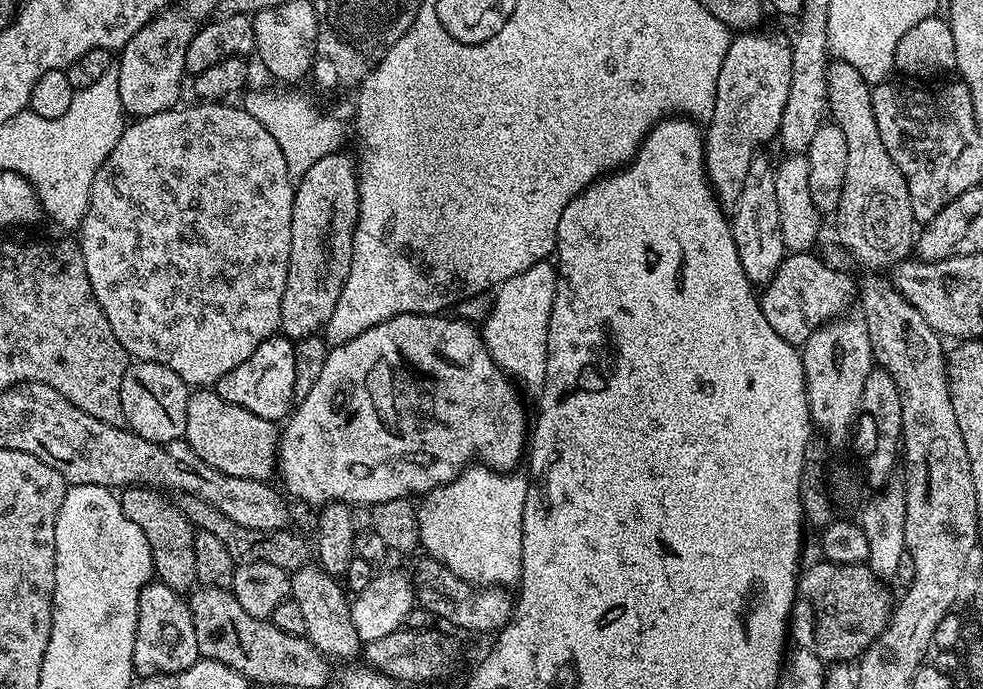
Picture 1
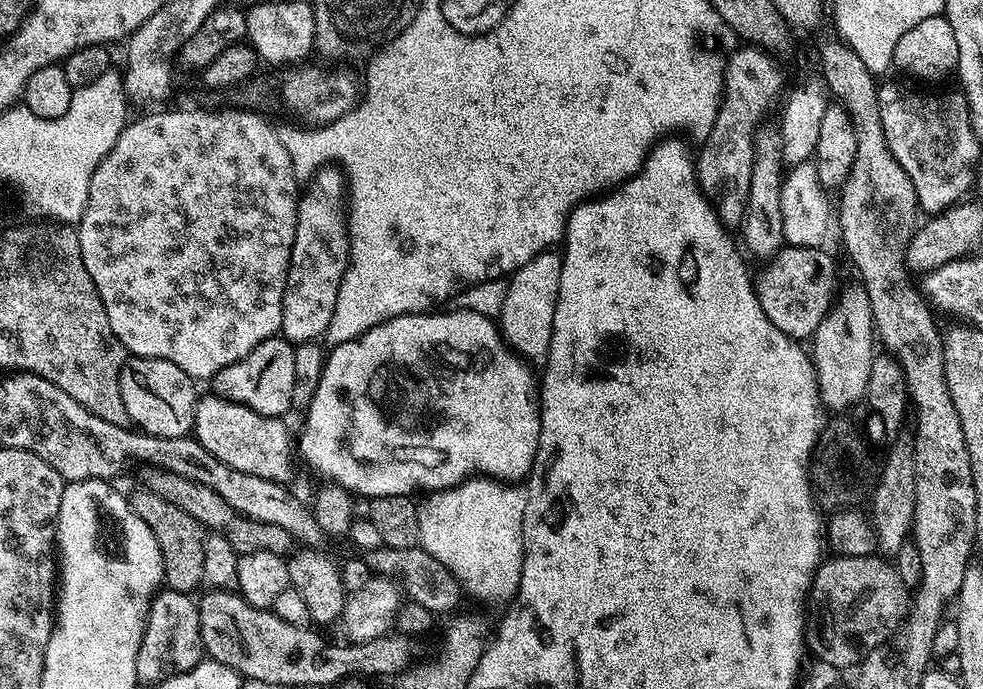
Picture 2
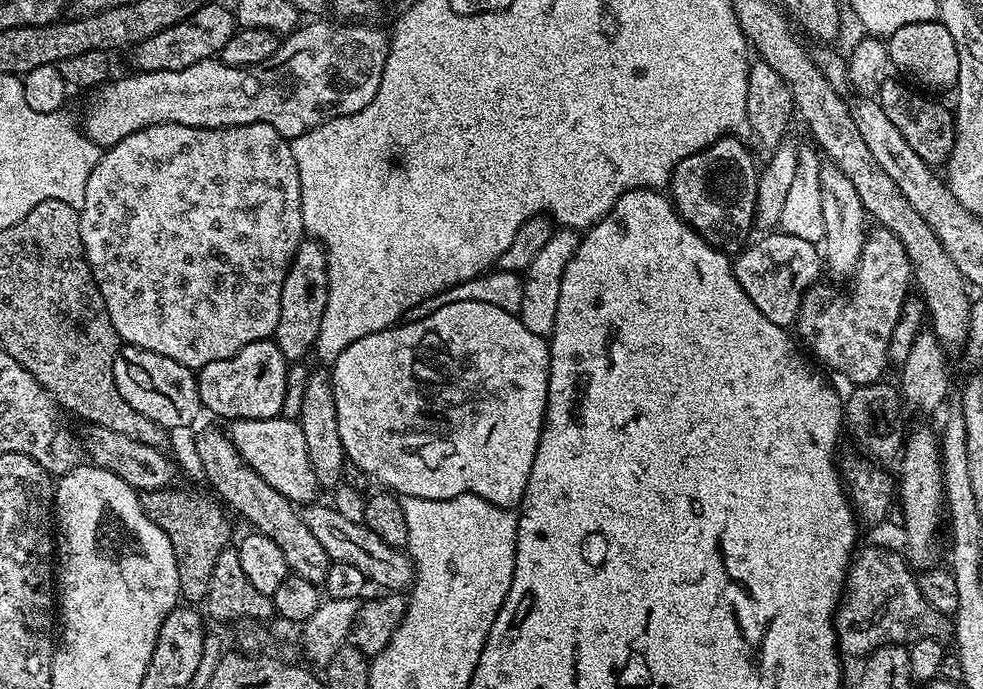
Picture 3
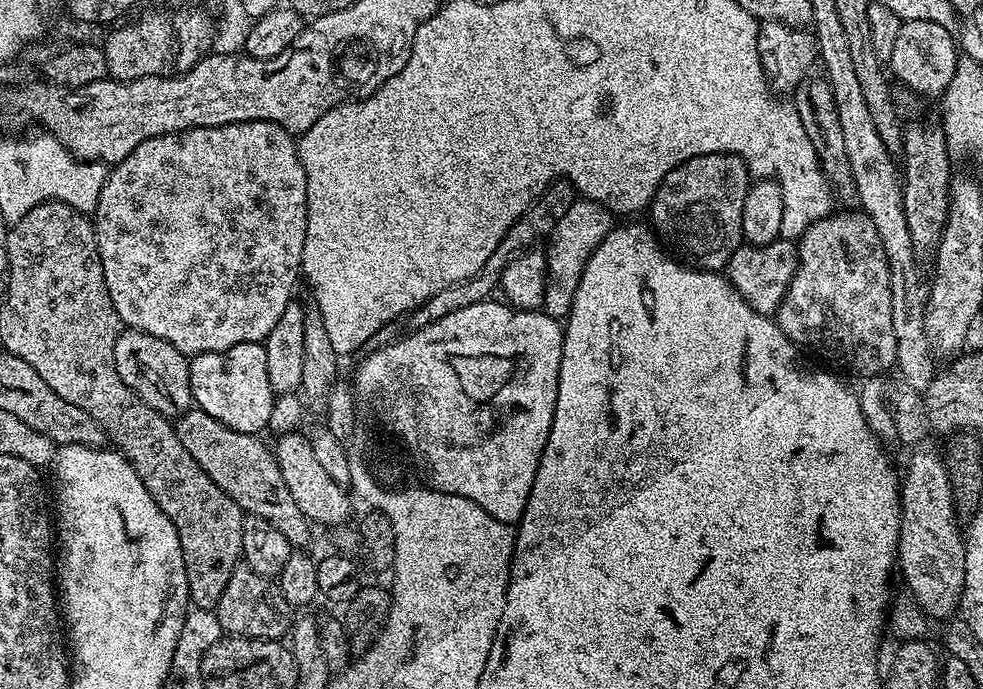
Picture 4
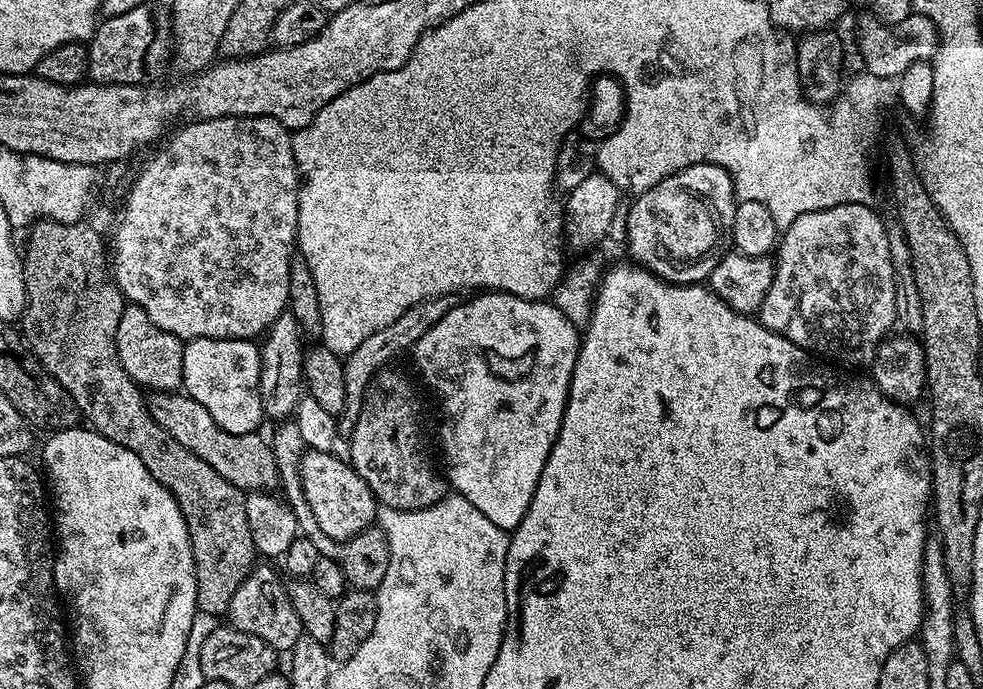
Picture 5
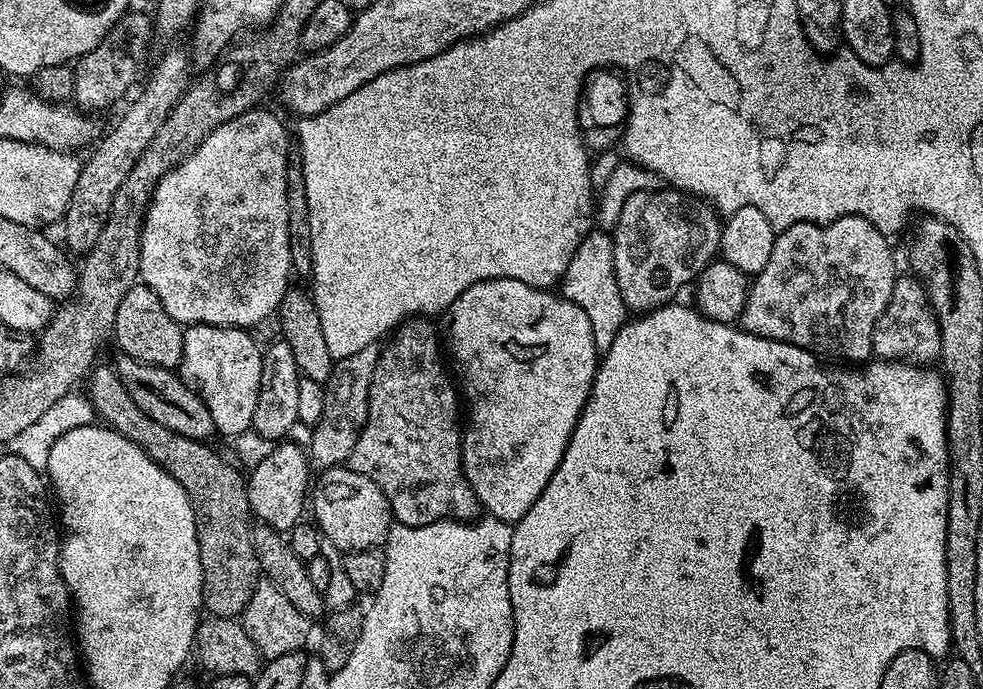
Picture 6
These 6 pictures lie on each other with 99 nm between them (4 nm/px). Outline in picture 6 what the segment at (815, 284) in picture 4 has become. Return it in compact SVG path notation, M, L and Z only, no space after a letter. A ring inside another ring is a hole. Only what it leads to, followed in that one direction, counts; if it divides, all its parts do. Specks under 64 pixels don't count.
M843 216L829 224L795 224L777 231L774 250L770 250L770 258L766 262L766 266L762 266L762 270L755 273L754 279L748 285L748 297L746 298L746 306L740 314L739 327L755 336L770 338L771 340L804 348L817 358L837 356L838 359L844 360L840 362L867 361L872 356L874 322L878 322L878 318L882 318L882 310L886 310L886 302L890 300L890 294L894 290L894 282L898 275L896 260L892 257L892 248L888 243L890 243L889 237L881 234L870 222L866 222L866 218L861 216Z

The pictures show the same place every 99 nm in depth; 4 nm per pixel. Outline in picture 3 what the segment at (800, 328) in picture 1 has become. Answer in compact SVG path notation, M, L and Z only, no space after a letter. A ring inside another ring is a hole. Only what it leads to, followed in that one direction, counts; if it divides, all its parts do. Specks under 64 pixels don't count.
M779 230L761 236L764 237L753 239L735 257L732 273L738 278L738 286L746 290L750 302L754 302L770 322L787 329L795 325L804 296L819 281L816 279L820 276L820 268L822 272L822 252L817 245L806 242L806 238L794 238L794 234Z

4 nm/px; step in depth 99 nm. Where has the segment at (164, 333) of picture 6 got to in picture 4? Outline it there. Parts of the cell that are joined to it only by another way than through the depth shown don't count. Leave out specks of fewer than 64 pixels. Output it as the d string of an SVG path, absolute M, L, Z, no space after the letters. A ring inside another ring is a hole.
M125 327L114 342L114 362L122 382L126 382L146 406L169 418L178 418L193 407L188 361L189 357L174 350L170 342L154 338L154 334L146 334L137 328Z

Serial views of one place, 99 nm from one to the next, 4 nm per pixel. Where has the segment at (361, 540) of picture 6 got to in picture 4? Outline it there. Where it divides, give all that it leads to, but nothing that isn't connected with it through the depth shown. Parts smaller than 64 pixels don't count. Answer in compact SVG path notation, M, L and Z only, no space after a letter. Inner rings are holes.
M297 430L284 435L277 435L274 440L276 441L276 444L274 443L276 462L282 470L282 478L286 478L286 487L290 489L290 495L294 497L294 502L298 502L298 510L302 510L302 514L306 514L306 518L313 525L343 525L347 521L344 519L352 512L351 502L353 503L353 501L350 499L345 487L338 482L334 482L334 478L330 478L330 474L326 474L326 470L322 470L321 464L314 458L314 450L312 449L309 437L307 435L303 436L302 433L303 431Z

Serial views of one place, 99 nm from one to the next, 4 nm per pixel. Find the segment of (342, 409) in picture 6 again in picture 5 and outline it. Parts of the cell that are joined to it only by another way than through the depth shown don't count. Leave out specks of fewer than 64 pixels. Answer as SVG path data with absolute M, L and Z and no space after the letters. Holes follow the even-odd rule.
M455 295L426 298L422 302L410 306L410 310L402 313L395 322L390 322L390 326L382 326L382 330L370 334L370 338L366 338L366 342L362 342L362 346L358 346L358 350L354 350L349 356L343 357L345 406L344 411L338 416L338 428L341 433L351 434L354 430L360 417L360 411L364 408L366 393L378 373L387 365L384 363L394 359L395 356L402 355L407 348L408 351L415 349L418 338L422 338L422 334L426 334L426 330L430 330L430 326L442 322L442 318L446 318L446 314L457 302Z

